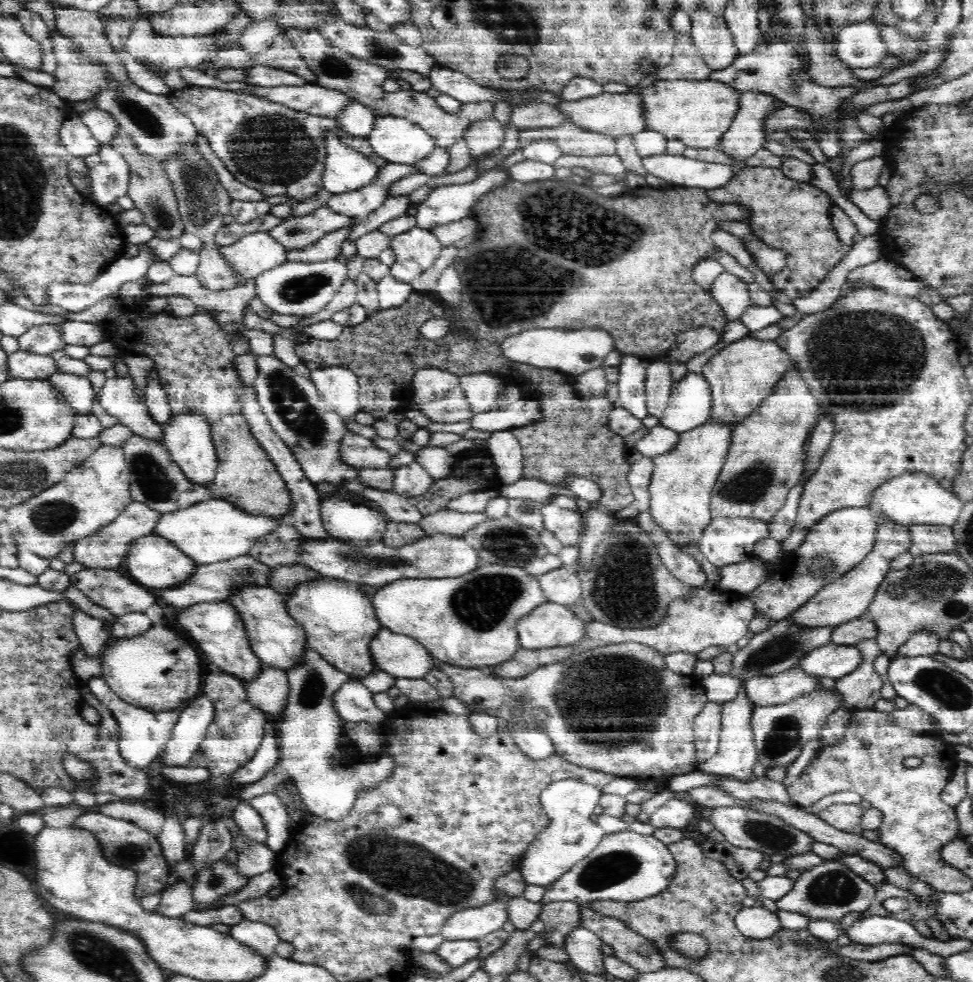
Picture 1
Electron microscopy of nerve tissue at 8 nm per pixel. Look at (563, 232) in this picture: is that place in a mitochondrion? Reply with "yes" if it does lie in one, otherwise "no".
yes

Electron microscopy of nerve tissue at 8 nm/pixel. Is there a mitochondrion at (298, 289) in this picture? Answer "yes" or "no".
yes

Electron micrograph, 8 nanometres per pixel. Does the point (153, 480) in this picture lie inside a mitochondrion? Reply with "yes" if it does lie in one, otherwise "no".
yes

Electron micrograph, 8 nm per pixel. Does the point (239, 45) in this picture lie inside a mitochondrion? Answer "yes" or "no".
no

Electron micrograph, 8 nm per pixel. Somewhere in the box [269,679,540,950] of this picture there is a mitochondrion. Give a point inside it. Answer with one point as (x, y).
(386, 868)

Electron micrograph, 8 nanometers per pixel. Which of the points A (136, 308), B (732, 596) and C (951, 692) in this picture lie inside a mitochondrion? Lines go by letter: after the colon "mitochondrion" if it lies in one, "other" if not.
A: other
B: other
C: mitochondrion

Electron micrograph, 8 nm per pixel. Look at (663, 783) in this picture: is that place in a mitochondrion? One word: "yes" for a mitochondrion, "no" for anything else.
no

